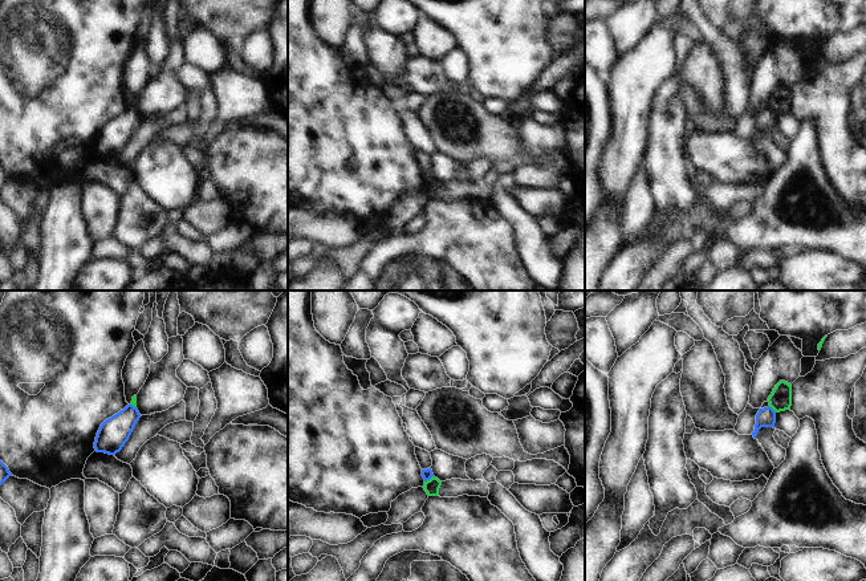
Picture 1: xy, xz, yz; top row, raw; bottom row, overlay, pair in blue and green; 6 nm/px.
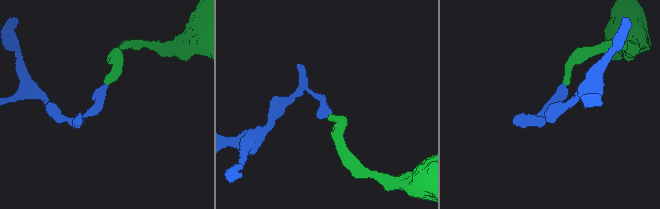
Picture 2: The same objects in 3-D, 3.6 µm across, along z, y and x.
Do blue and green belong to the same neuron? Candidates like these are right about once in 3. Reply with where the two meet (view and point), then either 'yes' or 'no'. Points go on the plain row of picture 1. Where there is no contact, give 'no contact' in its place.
meets blue in xz at (429, 182); no

